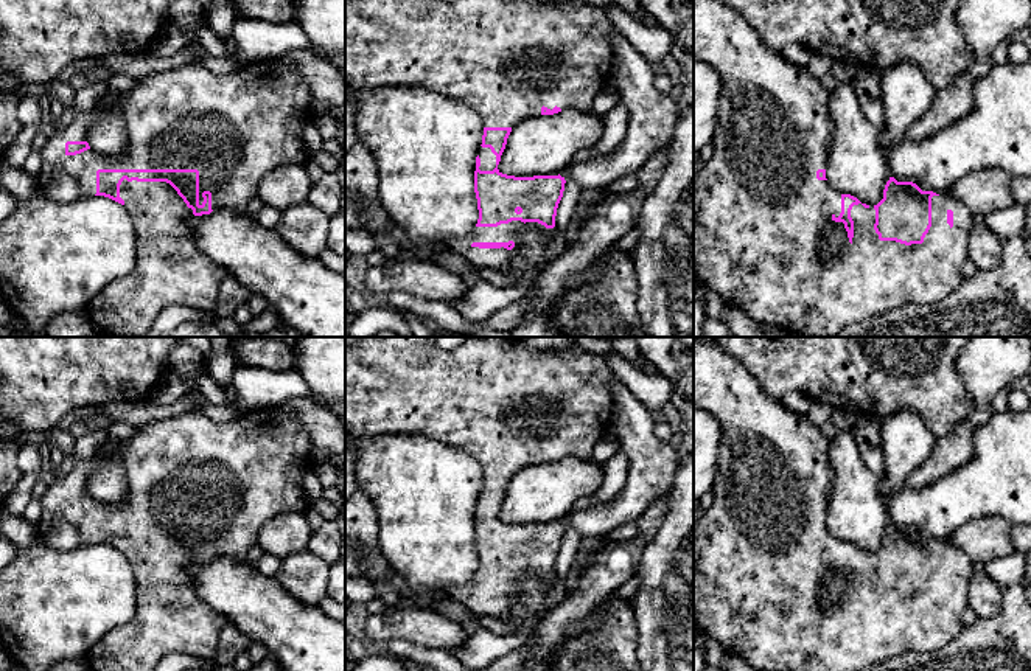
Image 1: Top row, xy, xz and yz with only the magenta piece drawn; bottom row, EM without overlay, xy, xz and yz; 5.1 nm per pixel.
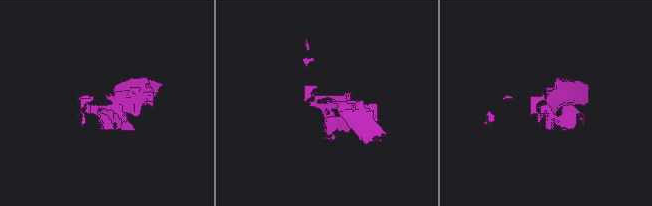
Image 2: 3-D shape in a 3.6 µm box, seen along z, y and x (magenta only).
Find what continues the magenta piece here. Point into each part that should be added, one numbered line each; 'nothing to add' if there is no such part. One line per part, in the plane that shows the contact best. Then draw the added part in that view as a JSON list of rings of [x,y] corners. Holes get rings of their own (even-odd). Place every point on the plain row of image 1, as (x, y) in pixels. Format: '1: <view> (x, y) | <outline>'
1: xy (235, 476) | [[[257,407],[229,422],[190,410],[145,424],[129,440],[109,443],[95,457],[78,460],[67,475],[48,483],[40,499],[37,541],[56,550],[95,544],[98,517],[197,517],[199,553],[204,550],[202,541],[210,539],[213,559],[246,562],[247,551],[257,544],[260,528],[267,520],[277,514],[308,509],[303,474],[314,464],[313,449],[300,419],[278,407]],[[106,458],[115,458],[124,468],[124,500],[109,505],[87,497],[67,503],[65,491],[86,489],[90,474]]]

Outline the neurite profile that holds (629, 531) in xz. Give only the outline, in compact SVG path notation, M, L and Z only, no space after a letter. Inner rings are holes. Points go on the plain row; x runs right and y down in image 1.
M627 523L624 527L614 528L610 534L605 537L610 541L614 541L617 544L624 544L627 541L634 539L638 534L638 525L634 523Z

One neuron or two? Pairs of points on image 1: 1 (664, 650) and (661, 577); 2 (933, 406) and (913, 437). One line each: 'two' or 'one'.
1: one
2: two

